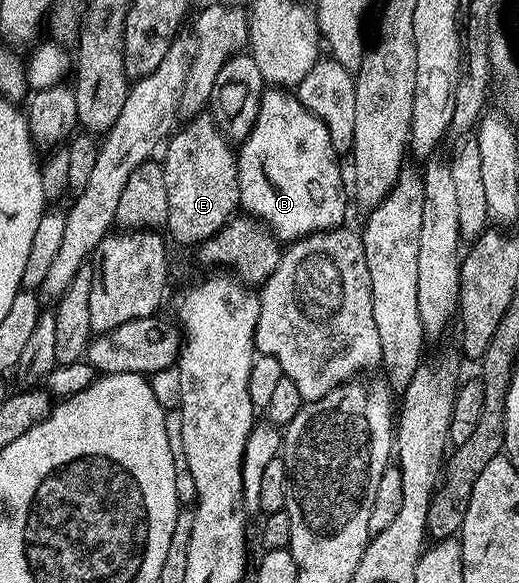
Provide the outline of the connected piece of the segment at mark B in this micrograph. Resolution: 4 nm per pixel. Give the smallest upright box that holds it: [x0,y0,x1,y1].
[237,90,347,241]

